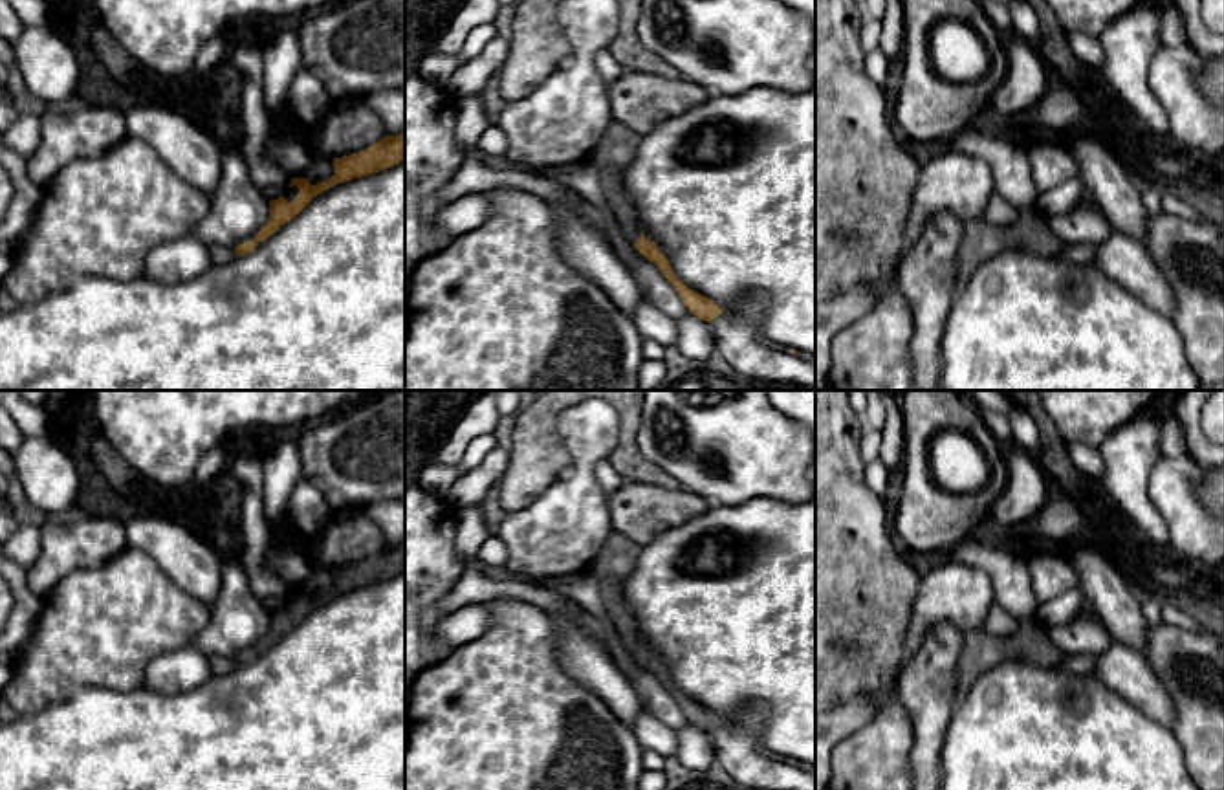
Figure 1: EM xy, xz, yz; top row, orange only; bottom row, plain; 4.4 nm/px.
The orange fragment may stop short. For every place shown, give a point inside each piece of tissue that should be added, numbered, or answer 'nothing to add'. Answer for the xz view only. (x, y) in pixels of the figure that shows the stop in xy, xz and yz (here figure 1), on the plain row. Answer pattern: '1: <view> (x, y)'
1: xz (616, 559)

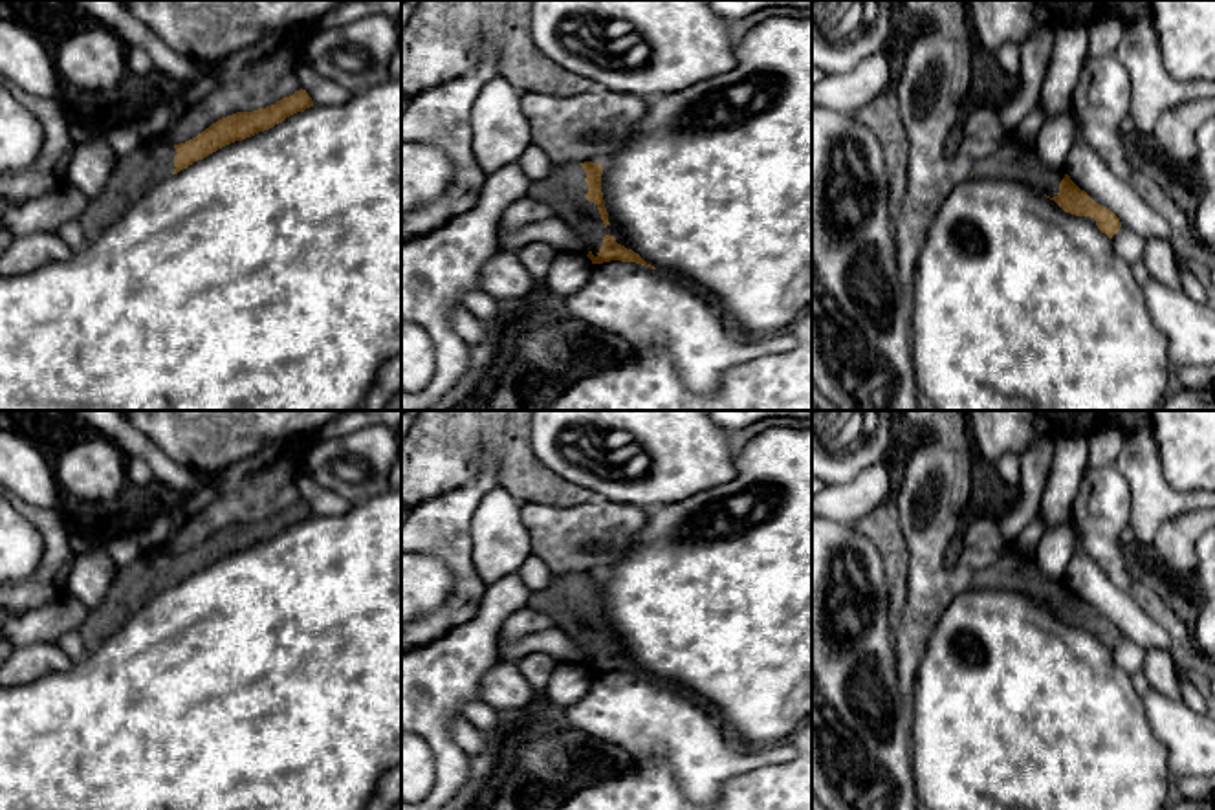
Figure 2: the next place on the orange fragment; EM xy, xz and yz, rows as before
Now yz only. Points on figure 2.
1: yz (1014, 570)

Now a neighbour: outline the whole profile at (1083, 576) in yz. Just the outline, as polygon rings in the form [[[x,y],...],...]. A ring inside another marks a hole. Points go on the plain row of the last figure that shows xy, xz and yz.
[[[1078,548],[1070,559],[1065,581],[1081,601],[1112,621],[1136,645],[1164,649],[1180,658],[1171,645],[1167,630],[1153,621],[1129,594],[1114,586],[1083,550]]]

